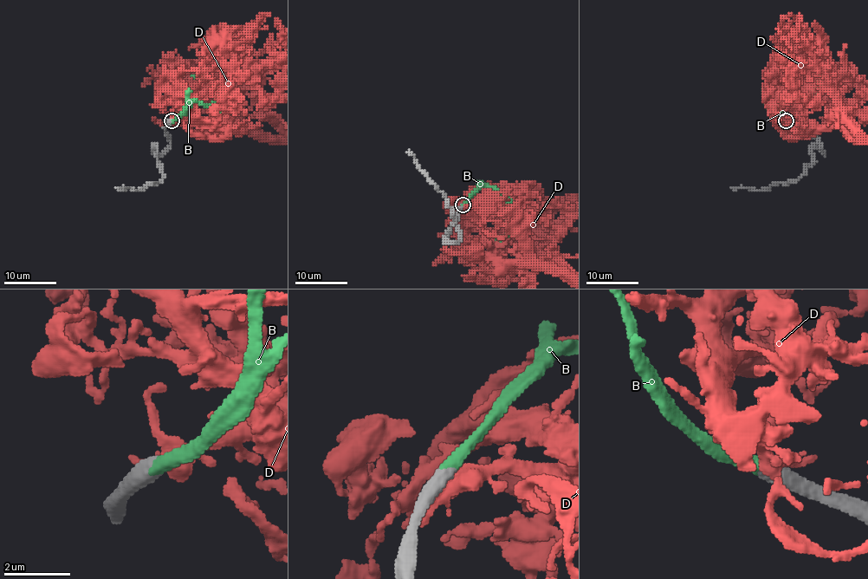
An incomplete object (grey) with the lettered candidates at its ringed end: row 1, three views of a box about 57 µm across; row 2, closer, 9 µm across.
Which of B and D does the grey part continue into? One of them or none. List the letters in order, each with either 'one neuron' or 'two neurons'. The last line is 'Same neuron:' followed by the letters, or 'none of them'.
B: one neuron
D: two neurons
Same neuron: B

